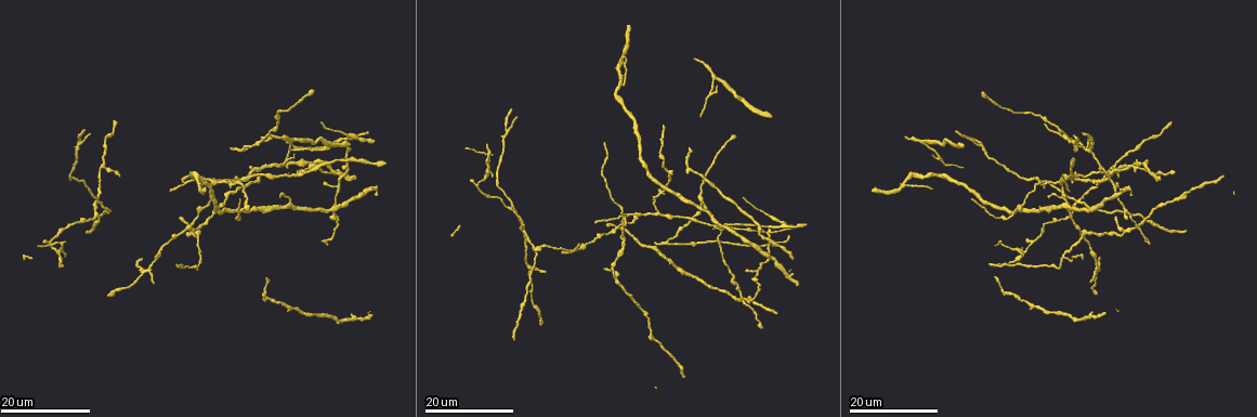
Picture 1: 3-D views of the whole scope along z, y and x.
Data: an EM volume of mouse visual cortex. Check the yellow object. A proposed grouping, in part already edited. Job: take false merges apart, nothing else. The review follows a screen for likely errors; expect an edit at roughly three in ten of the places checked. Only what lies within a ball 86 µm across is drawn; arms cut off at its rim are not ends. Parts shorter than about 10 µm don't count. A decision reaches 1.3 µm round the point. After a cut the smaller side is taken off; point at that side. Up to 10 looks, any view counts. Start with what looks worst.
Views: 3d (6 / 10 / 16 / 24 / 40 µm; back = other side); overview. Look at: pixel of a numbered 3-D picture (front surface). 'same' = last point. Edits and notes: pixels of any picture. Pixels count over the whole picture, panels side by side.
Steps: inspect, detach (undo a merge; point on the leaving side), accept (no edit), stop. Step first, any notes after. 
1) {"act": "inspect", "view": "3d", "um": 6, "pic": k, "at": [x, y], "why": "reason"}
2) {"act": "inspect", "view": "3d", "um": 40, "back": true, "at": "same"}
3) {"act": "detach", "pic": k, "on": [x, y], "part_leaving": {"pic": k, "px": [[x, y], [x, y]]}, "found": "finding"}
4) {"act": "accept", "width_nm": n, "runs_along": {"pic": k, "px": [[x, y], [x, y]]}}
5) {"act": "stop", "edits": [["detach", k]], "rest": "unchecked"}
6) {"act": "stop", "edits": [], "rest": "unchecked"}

{"act": "inspect", "view": "3d", "um": 16, "pic": 1, "at": [95, 201], "why": "four arms meet"}

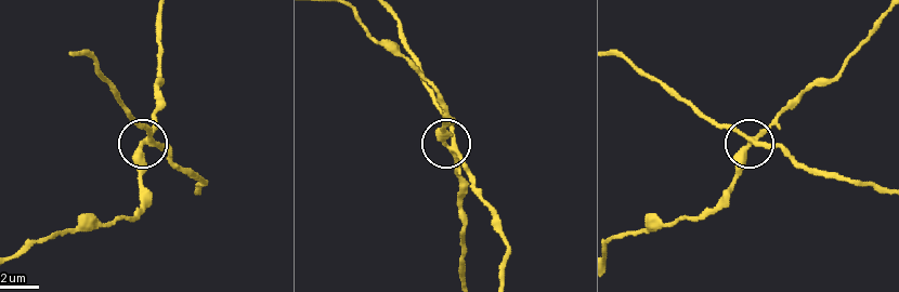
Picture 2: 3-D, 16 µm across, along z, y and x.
{"act": "inspect", "view": "3d", "um": 6, "pic": 2, "at": [748, 139], "why": "closer look"}

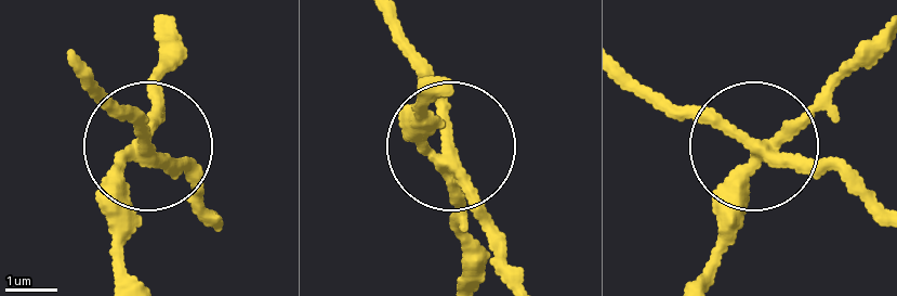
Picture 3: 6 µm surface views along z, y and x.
{"act": "detach", "pic": 3, "on": [135, 120], "width_nm": 250, "part_leaving": {"pic": 3, "px": [[145, 150], [93, 86]]}, "found": "two neurons meet here"}

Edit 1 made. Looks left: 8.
{"act": "inspect", "view": "3d", "um": 24, "pic": 1, "at": [1083, 145], "why": "arms part here"}

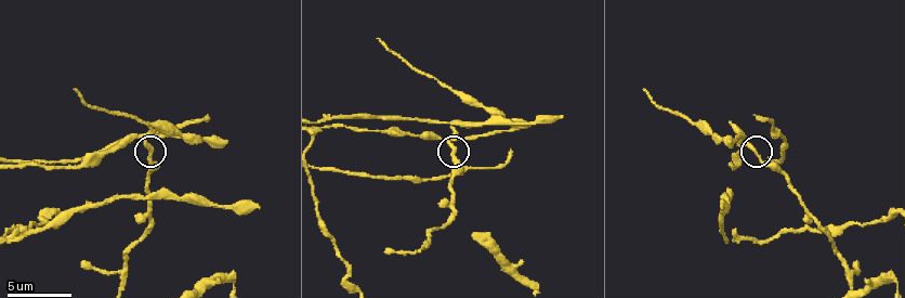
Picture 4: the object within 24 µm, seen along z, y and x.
{"act": "inspect", "view": "3d", "um": 10, "pic": 4, "at": [149, 149]}

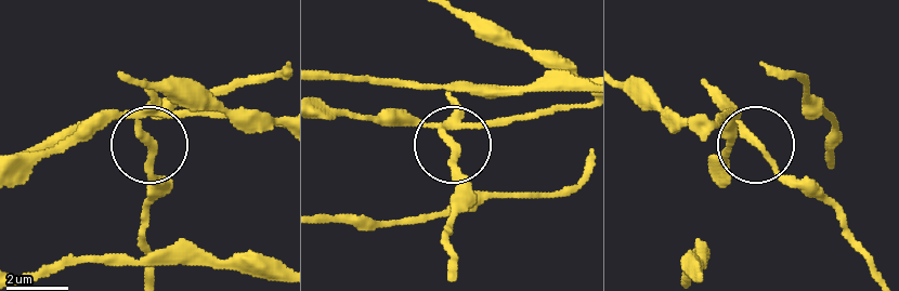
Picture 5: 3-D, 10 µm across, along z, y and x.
{"act": "detach", "pic": 5, "on": [148, 160], "part_leaving": {"pic": 5, "px": [[134, 126], [151, 162], [143, 216], [151, 278]]}, "found": "a second neuron is stuck on"}

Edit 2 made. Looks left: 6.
{"act": "inspect", "view": "overview"}

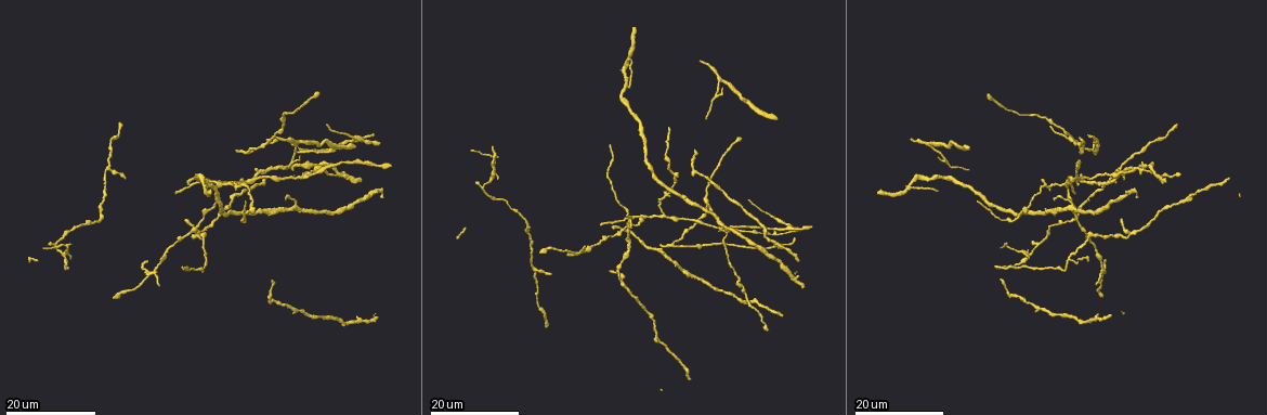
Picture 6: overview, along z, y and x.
{"act": "inspect", "view": "3d", "um": 24, "pic": 6, "at": [64, 254], "why": "four or more arms meet"}

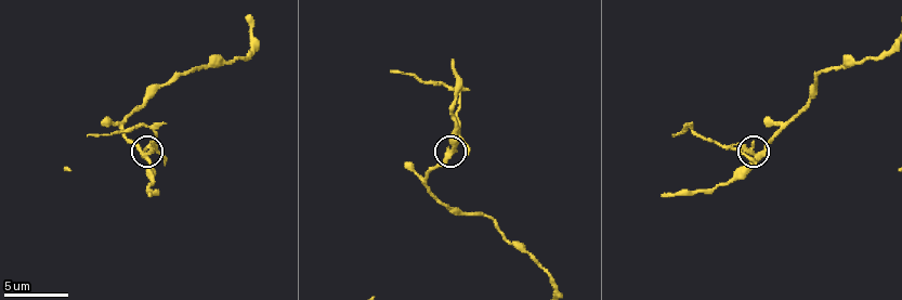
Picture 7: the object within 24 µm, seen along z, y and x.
{"act": "inspect", "view": "3d", "um": 6, "pic": 7, "at": [451, 151]}

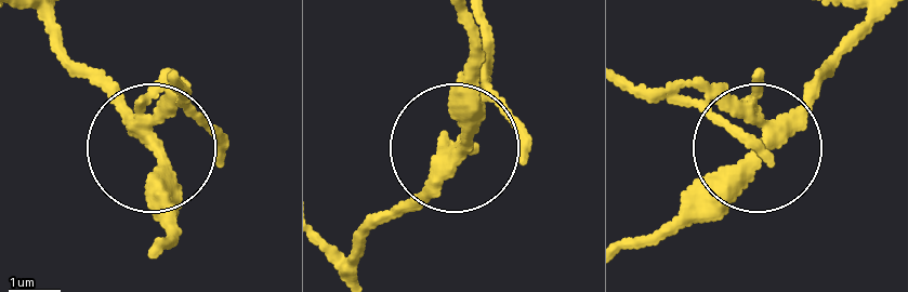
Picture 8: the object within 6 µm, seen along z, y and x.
{"act": "accept", "width_nm": 260, "found": "one neuron here"}

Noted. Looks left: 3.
{"act": "inspect", "view": "3d", "um": 10, "pic": 4, "at": [733, 239], "why": "looks like a crossing"}

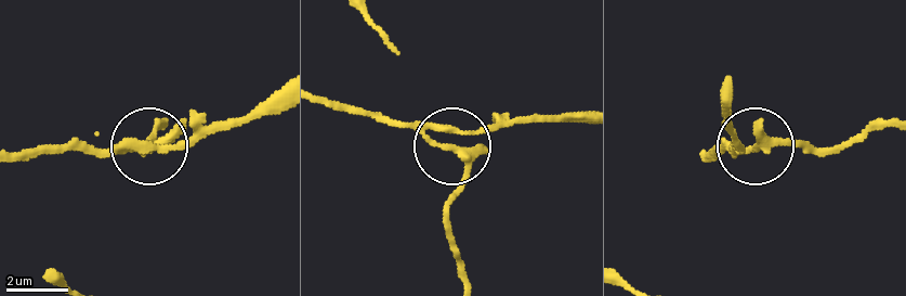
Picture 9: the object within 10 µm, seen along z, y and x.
{"act": "detach", "pic": 9, "on": [458, 156], "found": "two neurons meet here"}

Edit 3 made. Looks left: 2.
{"act": "inspect", "view": "3d", "um": 16, "pic": 6, "at": [248, 153], "why": "three arms meet"}

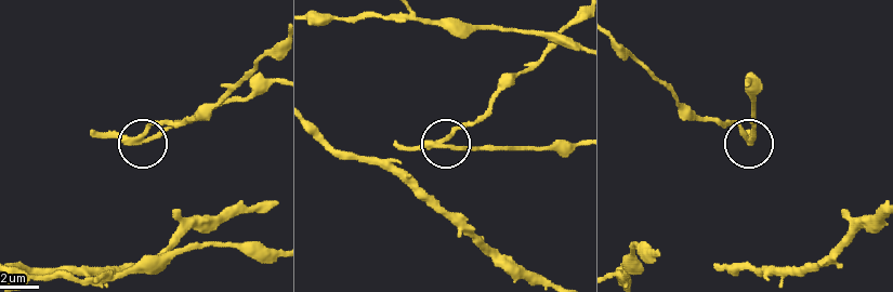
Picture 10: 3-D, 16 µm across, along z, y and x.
{"act": "inspect", "view": "3d", "um": 10, "pic": 10, "at": [448, 140]}

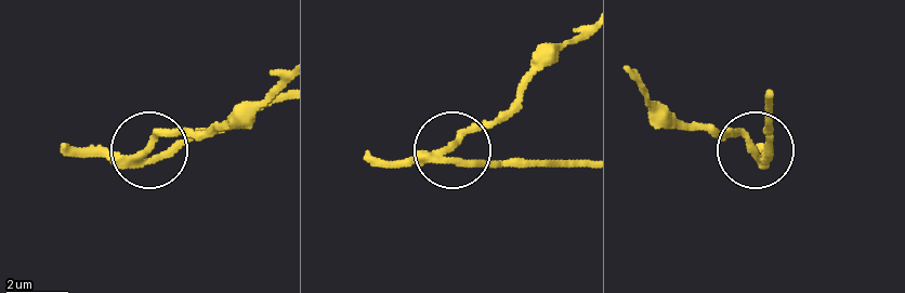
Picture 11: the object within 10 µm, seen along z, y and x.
{"act": "detach", "pic": 11, "on": [157, 136], "width_nm": 220, "part_leaving": {"pic": 11, "px": [[131, 161], [159, 141], [221, 128], [275, 84]]}, "found": "a second neuron is stuck on"}

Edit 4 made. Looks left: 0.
{"act": "stop", "edits": [["detach", 3], ["detach", 5], ["detach", 9], ["detach", 11]], "rest": "unchecked"}

